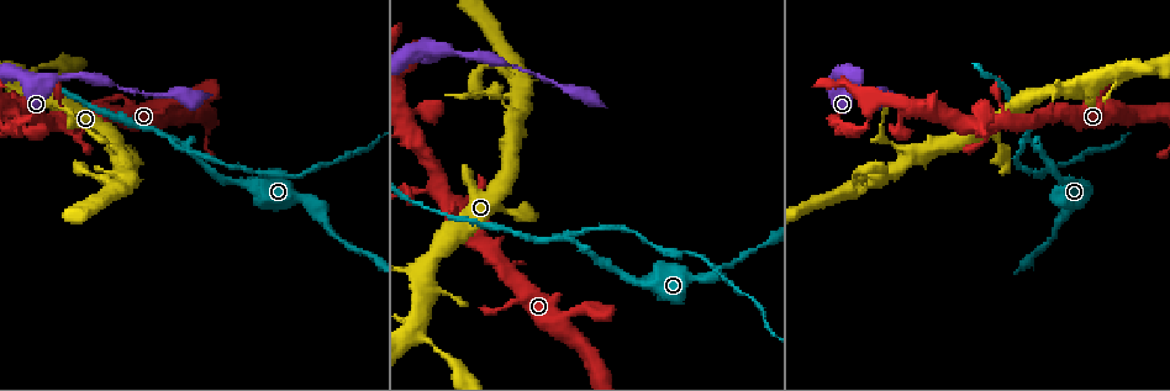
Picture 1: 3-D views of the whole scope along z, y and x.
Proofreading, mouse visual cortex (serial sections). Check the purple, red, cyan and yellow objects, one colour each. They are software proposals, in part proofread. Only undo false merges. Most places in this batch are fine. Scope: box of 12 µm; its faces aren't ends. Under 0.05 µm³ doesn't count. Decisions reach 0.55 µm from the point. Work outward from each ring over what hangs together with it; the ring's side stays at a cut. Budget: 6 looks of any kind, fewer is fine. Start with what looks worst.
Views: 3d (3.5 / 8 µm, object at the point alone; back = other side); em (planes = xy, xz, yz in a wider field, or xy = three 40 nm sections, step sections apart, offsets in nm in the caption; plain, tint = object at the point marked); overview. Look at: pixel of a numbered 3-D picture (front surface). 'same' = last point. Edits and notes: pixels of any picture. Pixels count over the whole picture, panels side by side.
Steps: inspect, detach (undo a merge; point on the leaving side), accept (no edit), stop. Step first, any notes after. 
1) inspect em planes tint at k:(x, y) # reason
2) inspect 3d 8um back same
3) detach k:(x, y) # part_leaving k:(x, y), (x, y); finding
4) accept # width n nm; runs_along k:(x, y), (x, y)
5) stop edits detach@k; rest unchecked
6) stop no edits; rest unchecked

inspect 3d 3.5um at 1:(176, 140) # three arms meet

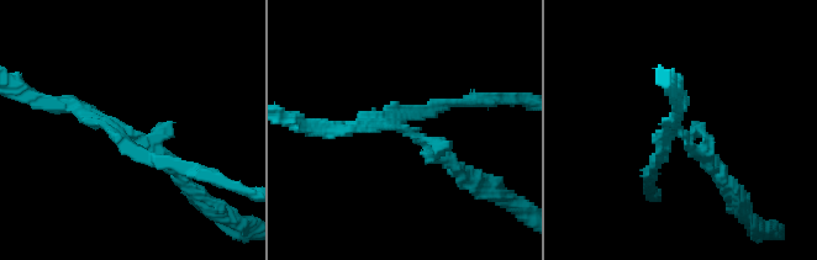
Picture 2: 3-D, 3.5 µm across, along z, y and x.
inspect em planes tint at 2:(405, 126) # arms 3; arm_widths 150, 200, 200 nm

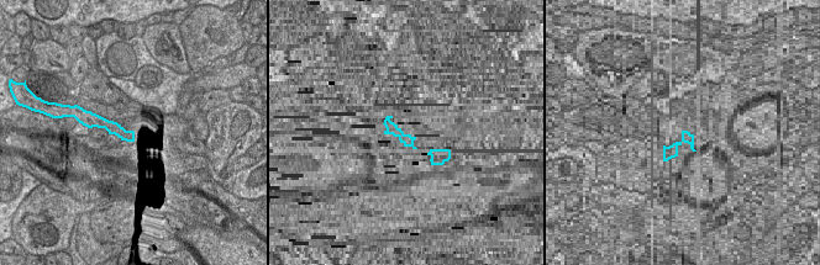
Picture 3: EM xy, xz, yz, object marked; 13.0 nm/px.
accept # runs_along 3:(93, 123), (106, 123), (131, 138); continuous, no second cell

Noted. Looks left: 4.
inspect 3d 3.5um back at 1:(1055, 228) # sudden change in width

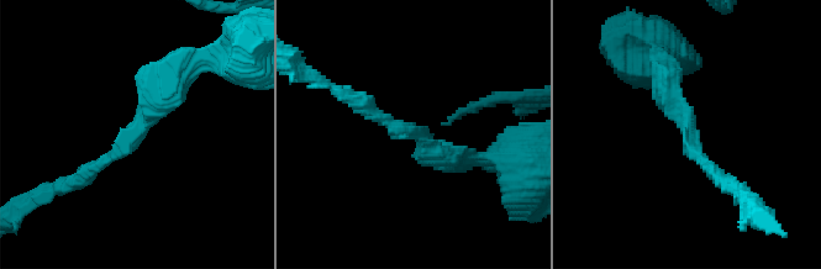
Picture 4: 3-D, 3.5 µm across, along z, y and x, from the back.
inspect em xy step 5 tint at 4:(687, 126)

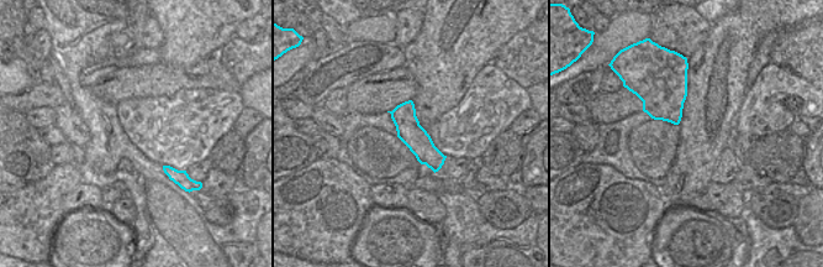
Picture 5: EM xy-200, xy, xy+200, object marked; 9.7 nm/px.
accept # arm_widths 150, 350 nm; runs_along 4:(185, 64), (87, 174); continuous, no second cell

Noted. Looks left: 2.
inspect 3d 3.5um at 1:(513, 127) # sudden change in width

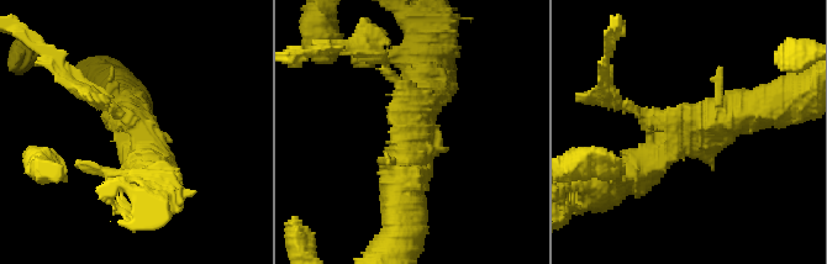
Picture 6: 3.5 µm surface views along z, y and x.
inspect em xy step 5 tint at 6:(415, 130) # arms 3; arm_widths 150, 450, 450 nm

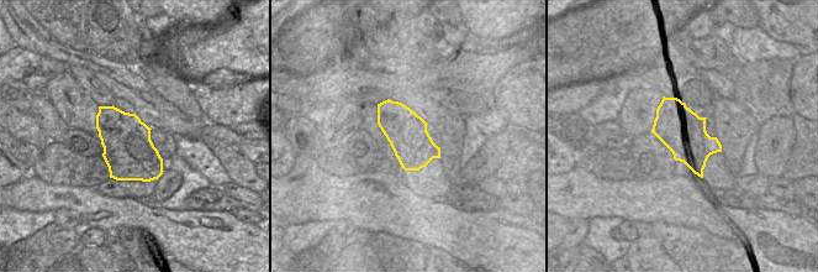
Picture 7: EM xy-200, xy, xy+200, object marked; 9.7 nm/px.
accept # runs_along 6:(757, 105), (680, 136), (621, 177); continuous, no second cell

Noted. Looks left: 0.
stop no edits; rest unchecked

